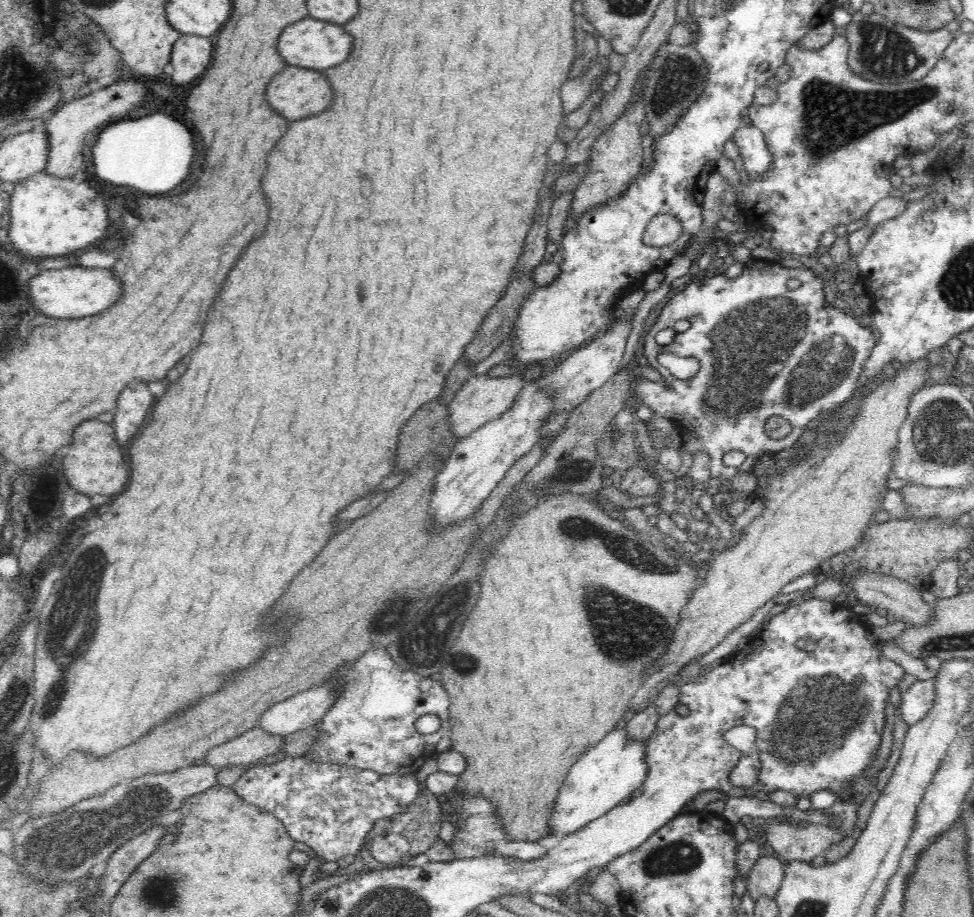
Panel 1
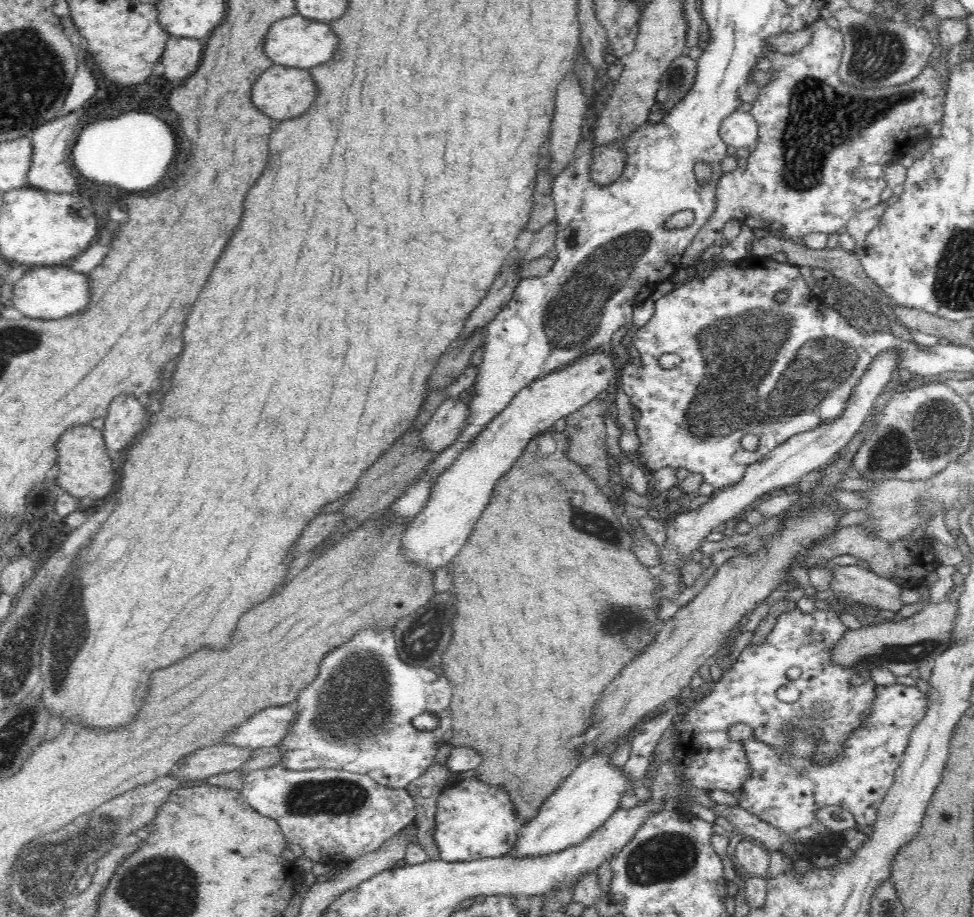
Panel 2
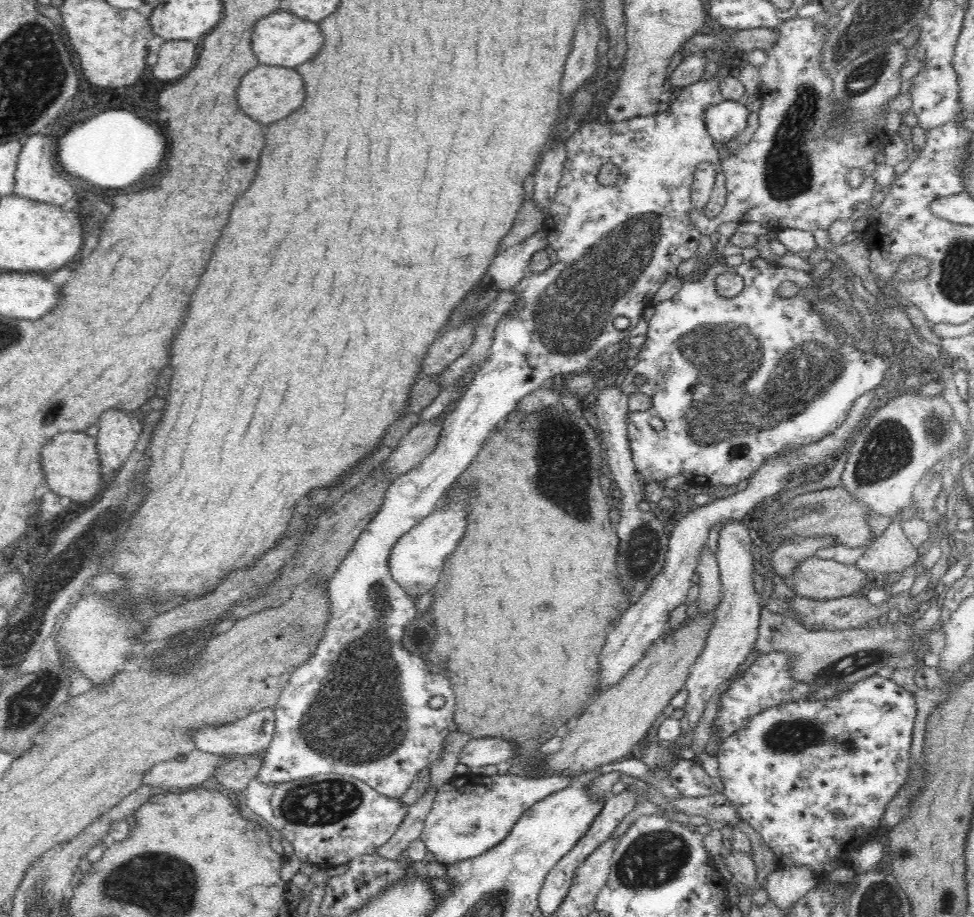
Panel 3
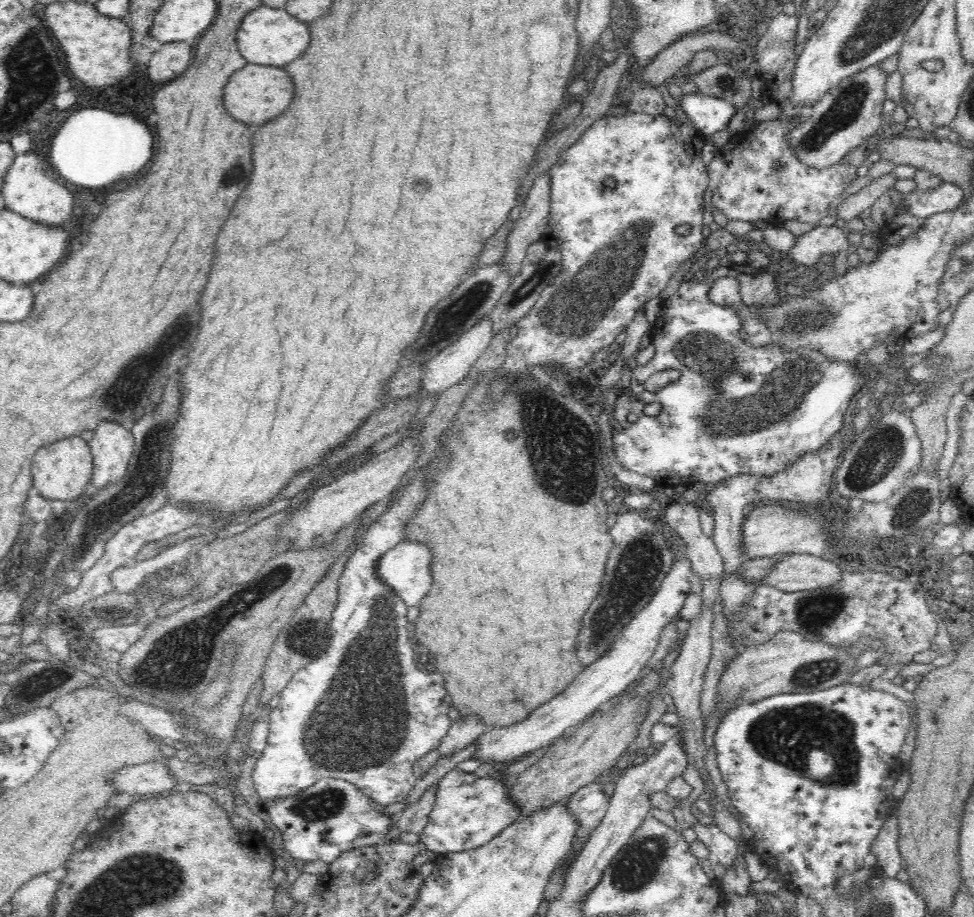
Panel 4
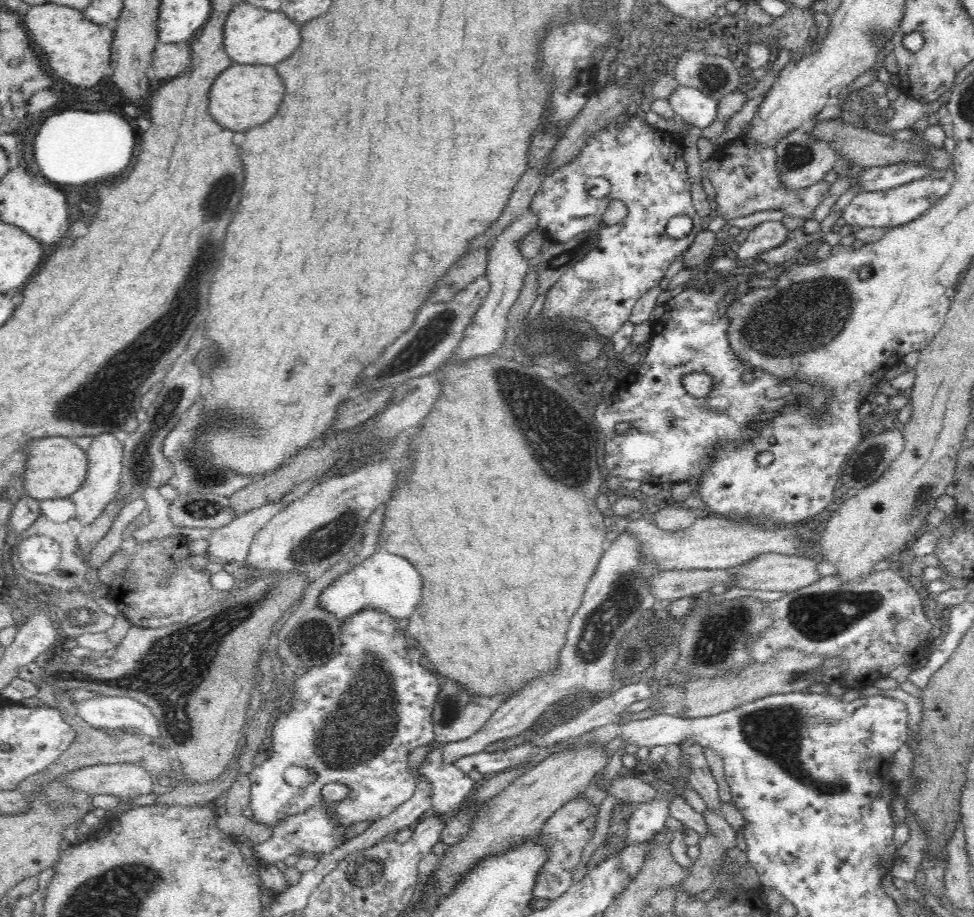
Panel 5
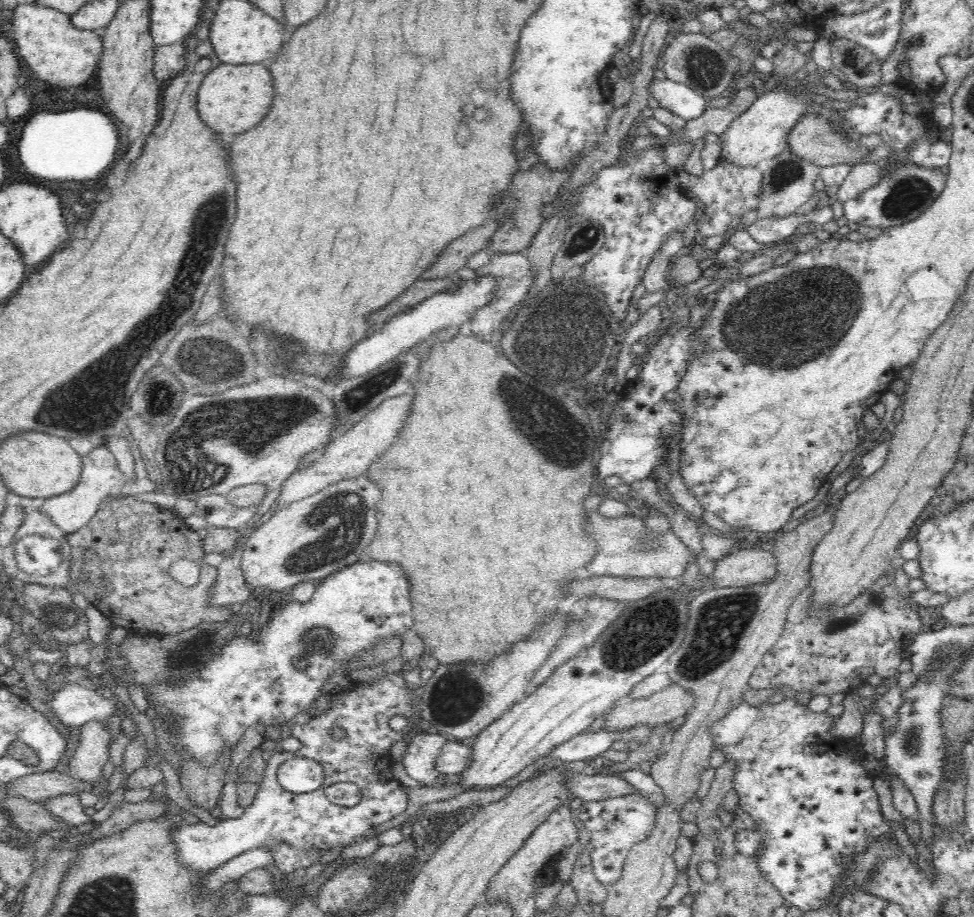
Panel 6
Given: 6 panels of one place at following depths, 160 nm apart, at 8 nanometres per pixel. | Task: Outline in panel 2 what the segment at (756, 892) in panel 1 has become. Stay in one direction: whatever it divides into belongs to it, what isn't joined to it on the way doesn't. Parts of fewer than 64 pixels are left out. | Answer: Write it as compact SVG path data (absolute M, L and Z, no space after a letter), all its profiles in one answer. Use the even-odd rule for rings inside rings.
M736 837L732 847L738 863L748 876L756 876L766 880L770 866L770 851L742 837Z

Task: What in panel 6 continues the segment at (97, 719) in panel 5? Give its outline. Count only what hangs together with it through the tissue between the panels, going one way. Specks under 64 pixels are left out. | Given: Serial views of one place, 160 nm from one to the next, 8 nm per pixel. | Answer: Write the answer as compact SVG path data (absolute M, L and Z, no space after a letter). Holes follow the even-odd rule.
M58 679L65 685L54 691L52 699L45 702L45 705L51 708L64 725L80 726L90 719L104 721L114 714L116 709L122 709L108 693L101 694L76 683Z

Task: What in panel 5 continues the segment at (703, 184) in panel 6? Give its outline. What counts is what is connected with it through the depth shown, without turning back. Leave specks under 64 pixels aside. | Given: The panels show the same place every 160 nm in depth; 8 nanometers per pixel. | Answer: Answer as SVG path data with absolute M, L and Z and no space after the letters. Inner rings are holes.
M743 135L736 138L731 145L723 145L716 150L710 159L709 177L716 192L717 216L726 221L770 209L782 210L786 216L808 220L816 206L828 197L830 188L822 180L800 190L787 190L781 185L782 178L778 175L775 148L756 144Z

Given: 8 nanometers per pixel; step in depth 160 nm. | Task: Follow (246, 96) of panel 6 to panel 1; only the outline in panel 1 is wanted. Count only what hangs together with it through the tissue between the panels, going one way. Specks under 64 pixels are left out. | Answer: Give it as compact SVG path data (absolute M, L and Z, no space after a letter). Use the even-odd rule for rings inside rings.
M286 66L282 72L274 76L274 80L266 88L266 102L286 120L300 120L300 118L318 114L332 104L332 98L334 94L332 94L332 86L328 84L328 80L320 72L314 72L308 68Z

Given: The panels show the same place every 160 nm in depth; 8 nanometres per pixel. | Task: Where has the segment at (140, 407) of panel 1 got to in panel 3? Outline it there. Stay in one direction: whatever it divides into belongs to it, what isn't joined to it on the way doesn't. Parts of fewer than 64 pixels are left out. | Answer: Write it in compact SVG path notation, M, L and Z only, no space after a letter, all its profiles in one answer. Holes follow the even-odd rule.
M111 409L101 415L98 425L96 449L101 466L118 470L134 453L143 432L141 417L138 412Z

